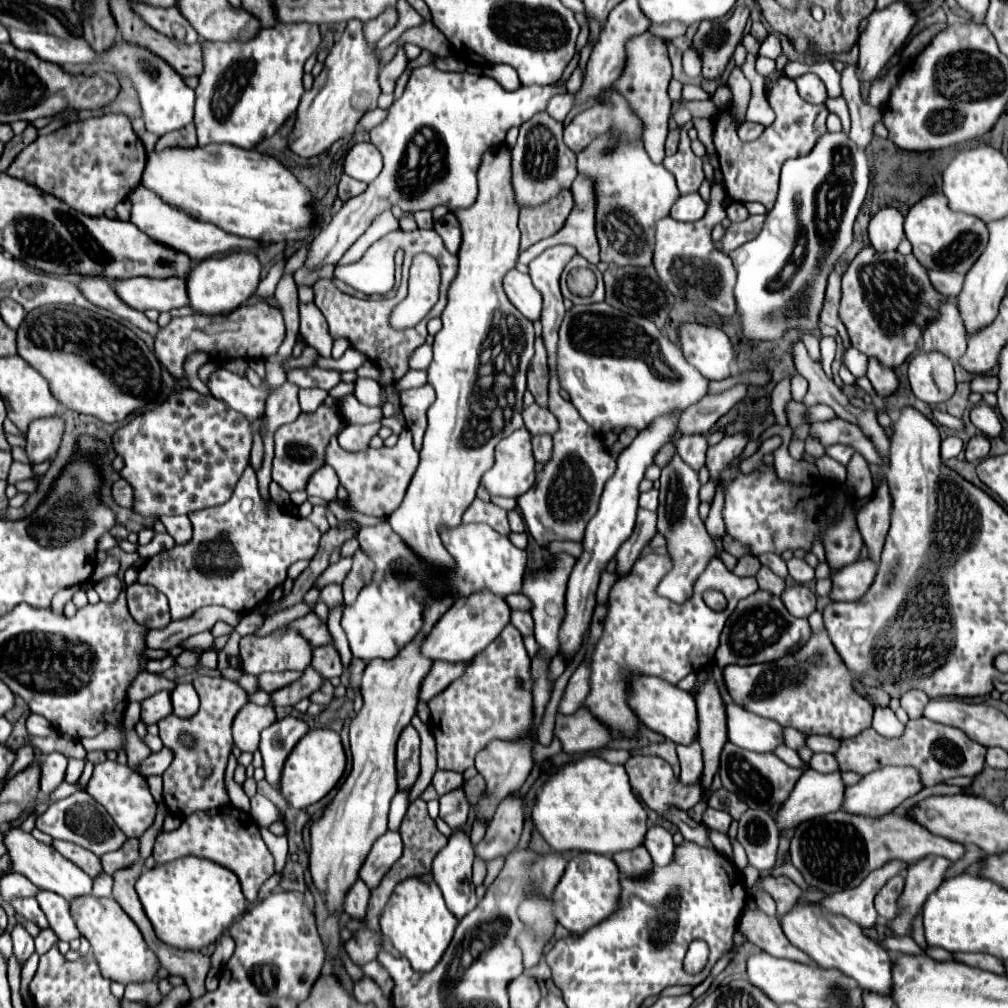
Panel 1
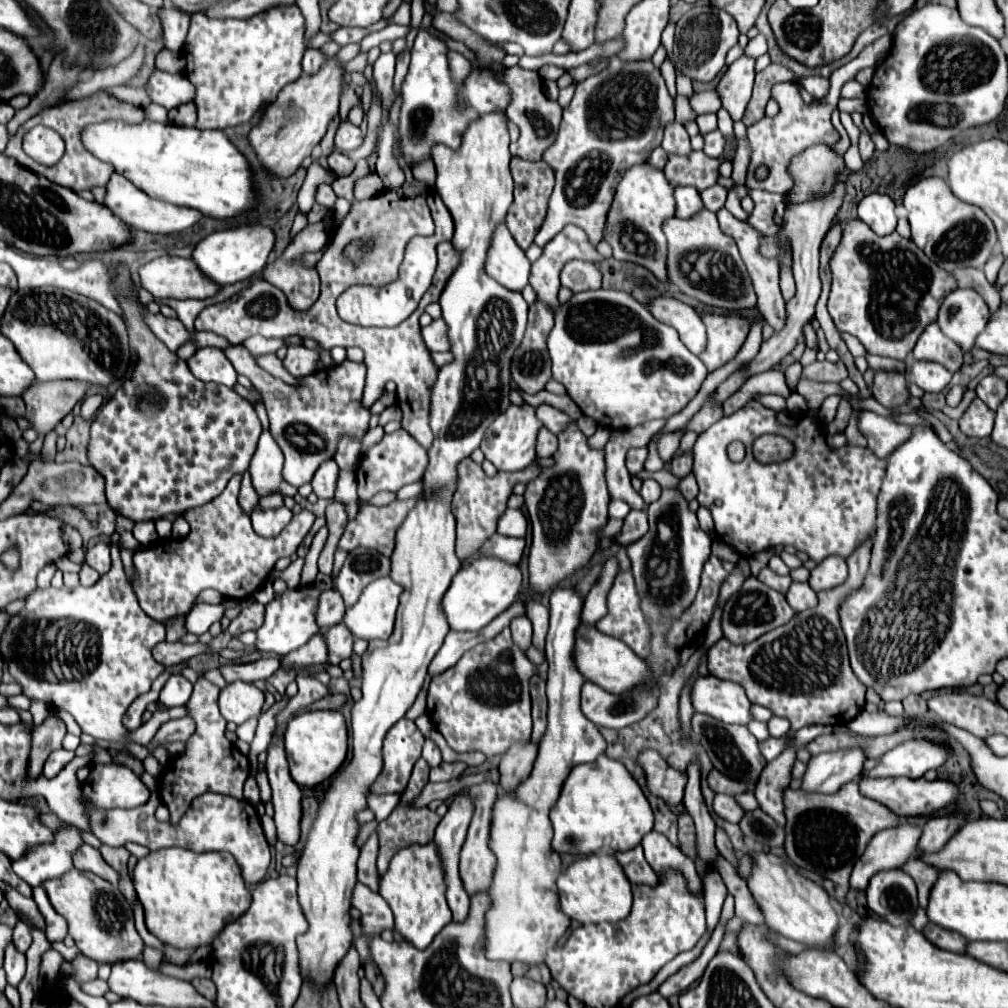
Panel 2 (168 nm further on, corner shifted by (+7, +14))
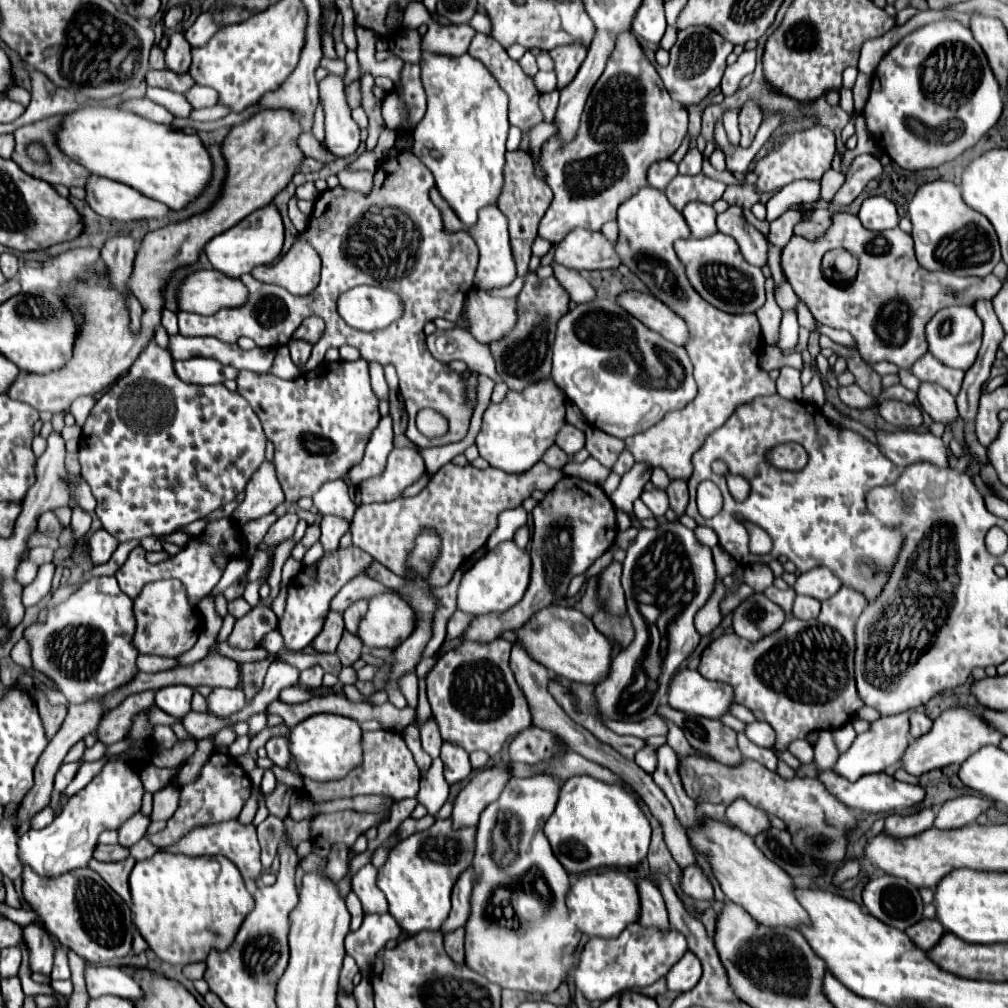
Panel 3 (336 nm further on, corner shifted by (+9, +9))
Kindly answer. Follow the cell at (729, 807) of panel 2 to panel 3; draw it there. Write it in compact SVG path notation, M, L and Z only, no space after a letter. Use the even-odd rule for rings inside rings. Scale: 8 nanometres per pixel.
M744 799L734 801L728 809L726 809L726 817L728 823L742 829L748 835L758 835L762 831L768 831L772 825L768 821L768 813L764 809L756 809L750 803L746 803Z

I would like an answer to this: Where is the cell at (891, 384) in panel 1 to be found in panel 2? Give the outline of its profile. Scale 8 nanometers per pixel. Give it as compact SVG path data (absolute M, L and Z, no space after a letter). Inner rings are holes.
M876 370L870 392L886 408L902 406L908 400L908 388L906 388L904 374L896 370Z

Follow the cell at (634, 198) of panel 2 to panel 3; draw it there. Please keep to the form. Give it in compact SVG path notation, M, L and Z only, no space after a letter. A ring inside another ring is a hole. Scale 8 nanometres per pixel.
M644 187L638 195L626 199L618 209L620 237L616 241L616 251L622 263L650 289L650 293L666 303L676 315L680 315L690 331L690 339L684 345L688 357L694 365L694 379L698 383L698 395L684 409L668 413L656 427L644 433L624 439L626 451L632 453L636 463L648 463L650 467L660 467L670 479L684 479L692 475L692 455L700 451L706 437L716 431L734 413L736 405L748 403L760 395L774 395L776 383L766 371L758 367L762 331L758 317L754 313L732 315L720 311L706 303L696 289L688 283L682 261L674 251L674 241L692 237L688 223L680 211L672 207L668 197L654 189Z

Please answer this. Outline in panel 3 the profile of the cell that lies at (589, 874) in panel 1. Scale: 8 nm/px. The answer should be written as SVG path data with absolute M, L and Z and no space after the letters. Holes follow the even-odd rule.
M618 869L578 875L566 895L566 905L570 911L570 919L590 939L592 937L604 937L604 939L618 937L630 923L636 923L640 917L638 885L634 879L630 879L626 873Z

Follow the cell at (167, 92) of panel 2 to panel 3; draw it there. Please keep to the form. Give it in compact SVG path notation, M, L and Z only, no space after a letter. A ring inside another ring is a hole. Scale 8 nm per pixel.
M194 85L188 93L186 93L188 101L192 103L194 109L202 109L202 107L214 107L218 105L218 91L216 89L208 89L204 85Z

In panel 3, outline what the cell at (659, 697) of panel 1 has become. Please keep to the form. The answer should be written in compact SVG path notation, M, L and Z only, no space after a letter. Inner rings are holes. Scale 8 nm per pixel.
M558 603L538 611L524 623L524 627L516 629L516 641L526 649L526 653L554 671L556 675L578 681L578 683L600 683L608 675L608 667L612 663L612 645L600 631L596 631L594 623L580 611L572 607L562 607Z

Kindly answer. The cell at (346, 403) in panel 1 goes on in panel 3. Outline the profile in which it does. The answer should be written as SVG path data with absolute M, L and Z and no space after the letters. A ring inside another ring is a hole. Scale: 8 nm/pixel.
M406 151L396 155L394 159L384 159L380 163L368 195L344 189L342 185L338 185L336 189L326 189L324 193L318 195L308 227L300 233L300 237L304 237L304 241L308 241L322 259L320 283L312 293L290 295L288 291L284 291L284 287L256 281L252 275L242 275L240 281L250 291L250 299L244 307L222 309L208 317L180 311L178 313L180 333L188 337L210 335L224 343L236 343L236 339L244 335L250 337L258 347L282 347L288 345L292 333L300 327L300 323L306 317L310 315L322 317L326 321L326 331L314 345L312 359L304 365L304 369L300 369L300 373L316 369L316 365L324 361L324 353L330 347L352 345L360 351L360 355L366 361L378 361L382 365L392 363L396 367L406 413L410 415L404 435L414 445L438 447L462 441L468 433L474 405L468 401L462 375L454 373L448 367L448 363L442 363L430 355L422 327L438 317L458 319L462 303L468 291L472 289L472 279L478 263L478 247L468 233L464 231L448 233L444 229L440 211L428 197L432 185L434 179L428 167L414 153ZM346 243L354 243L358 245L358 249L354 247L352 251L352 247L348 247ZM372 243L374 243L374 265L370 265ZM376 271L378 279L374 277ZM376 283L378 287L394 291L402 299L404 307L402 317L392 321L388 327L372 333L352 329L336 311L338 297L352 287L376 285ZM424 407L432 407L448 419L450 431L444 437L426 439L416 429L414 425L416 413Z

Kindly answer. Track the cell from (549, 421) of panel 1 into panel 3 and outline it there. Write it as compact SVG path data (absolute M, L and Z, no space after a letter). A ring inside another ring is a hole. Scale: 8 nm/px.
M564 425L556 437L556 445L564 449L570 457L584 447L584 433L572 425Z

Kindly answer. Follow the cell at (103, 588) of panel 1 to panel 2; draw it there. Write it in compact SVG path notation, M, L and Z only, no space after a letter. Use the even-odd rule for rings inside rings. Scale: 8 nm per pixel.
M96 544L96 546L88 548L86 564L90 568L94 568L100 576L104 576L110 570L110 546L108 544Z

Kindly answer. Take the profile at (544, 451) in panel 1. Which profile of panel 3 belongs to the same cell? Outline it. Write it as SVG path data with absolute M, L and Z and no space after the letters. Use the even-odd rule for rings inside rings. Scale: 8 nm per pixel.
M552 445L552 447L544 453L542 461L544 461L546 465L554 467L554 469L562 469L562 467L568 463L568 455L566 455L558 445Z

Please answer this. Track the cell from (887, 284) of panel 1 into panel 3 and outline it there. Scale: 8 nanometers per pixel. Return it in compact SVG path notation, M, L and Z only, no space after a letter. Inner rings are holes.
M834 211L830 227L814 241L792 235L782 249L782 269L796 295L806 303L818 323L834 329L846 329L854 337L864 361L890 361L900 369L910 369L916 359L928 351L924 327L934 313L950 305L974 307L980 299L992 299L1002 287L1002 281L994 275L976 279L928 271L916 261L912 237L900 227L868 231L862 227L858 215L844 211ZM838 247L850 251L860 261L858 275L844 285L828 283L820 267L822 255Z

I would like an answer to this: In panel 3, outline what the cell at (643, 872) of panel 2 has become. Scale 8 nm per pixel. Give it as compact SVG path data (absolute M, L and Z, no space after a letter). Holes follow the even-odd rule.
M650 879L638 881L640 901L642 901L642 913L640 913L640 925L642 927L656 927L660 931L668 931L668 911L664 905L664 899L656 885Z

